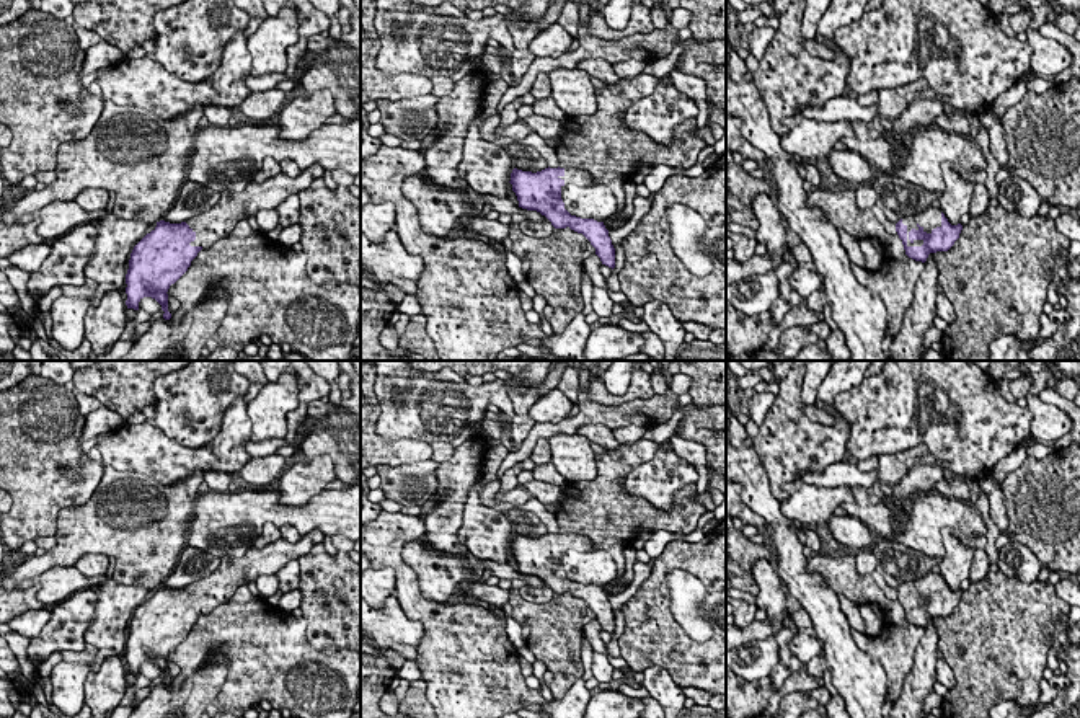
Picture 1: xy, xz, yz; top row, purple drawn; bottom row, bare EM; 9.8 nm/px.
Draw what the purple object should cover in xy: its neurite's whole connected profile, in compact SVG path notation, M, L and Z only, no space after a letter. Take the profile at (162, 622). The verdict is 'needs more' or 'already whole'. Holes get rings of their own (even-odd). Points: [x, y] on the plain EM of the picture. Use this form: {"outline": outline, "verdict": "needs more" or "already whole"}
{"outline": "M320 530L308 532L295 543L281 537L264 548L248 548L243 556L220 558L212 574L186 587L157 587L131 618L126 640L127 674L139 676L139 667L152 663L162 671L163 684L170 685L166 658L188 636L201 615L210 614L238 587L248 586L259 576L277 574L289 561L308 555L323 540Z", "verdict": "needs more"}

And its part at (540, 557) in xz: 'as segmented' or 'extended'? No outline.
extended

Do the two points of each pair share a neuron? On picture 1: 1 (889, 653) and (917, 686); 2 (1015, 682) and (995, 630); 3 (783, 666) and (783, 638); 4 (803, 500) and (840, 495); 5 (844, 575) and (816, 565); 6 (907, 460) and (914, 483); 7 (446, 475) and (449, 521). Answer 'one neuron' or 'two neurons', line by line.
1: two neurons
2: one neuron
3: one neuron
4: one neuron
5: one neuron
6: two neurons
7: one neuron

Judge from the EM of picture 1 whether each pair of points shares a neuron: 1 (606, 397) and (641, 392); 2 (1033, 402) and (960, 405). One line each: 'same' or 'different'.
1: same
2: different

